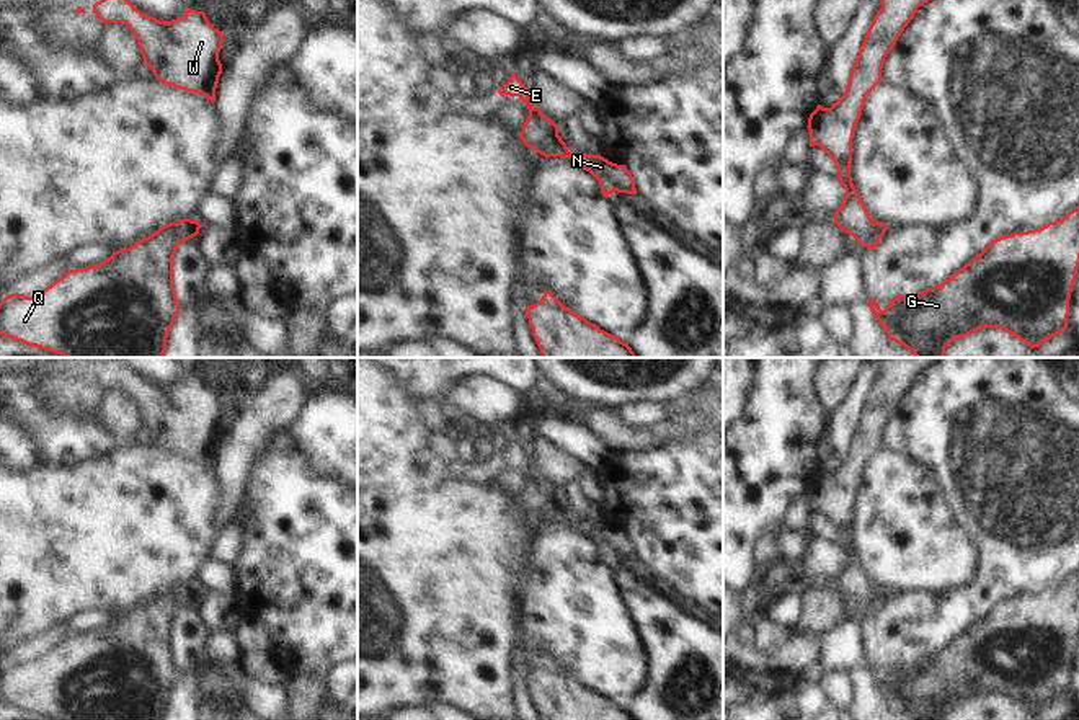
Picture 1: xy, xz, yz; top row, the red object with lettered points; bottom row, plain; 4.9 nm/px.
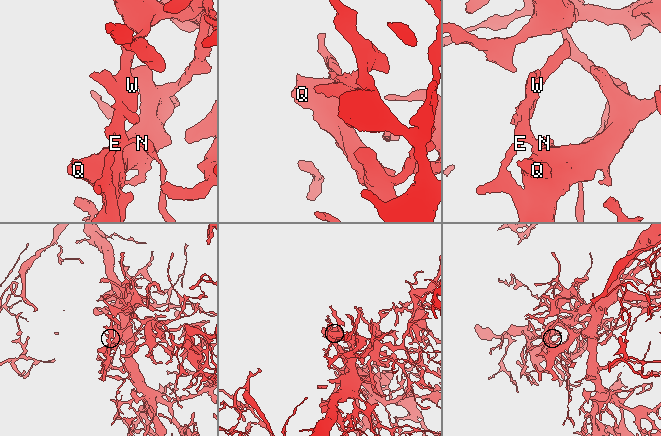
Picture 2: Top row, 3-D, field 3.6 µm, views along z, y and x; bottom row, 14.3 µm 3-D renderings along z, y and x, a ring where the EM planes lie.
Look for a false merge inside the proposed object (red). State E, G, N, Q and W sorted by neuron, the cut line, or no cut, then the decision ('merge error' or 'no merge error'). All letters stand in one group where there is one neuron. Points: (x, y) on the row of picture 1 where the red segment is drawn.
groups E G Q W / N; cut xz (557, 131), (550, 133), (534, 149); merge error

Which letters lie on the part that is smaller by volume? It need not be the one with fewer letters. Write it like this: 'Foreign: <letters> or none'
Foreign: N

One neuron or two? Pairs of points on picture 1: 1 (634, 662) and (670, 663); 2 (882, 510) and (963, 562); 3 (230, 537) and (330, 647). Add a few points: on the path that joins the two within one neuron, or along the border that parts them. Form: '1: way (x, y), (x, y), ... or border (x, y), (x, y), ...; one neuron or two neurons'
1: border (639, 627), (650, 660), (650, 680), (634, 697); two neurons
2: way (901, 526), (929, 554), (944, 559); one neuron
3: border (240, 515), (245, 524), (247, 542), (237, 567); two neurons

